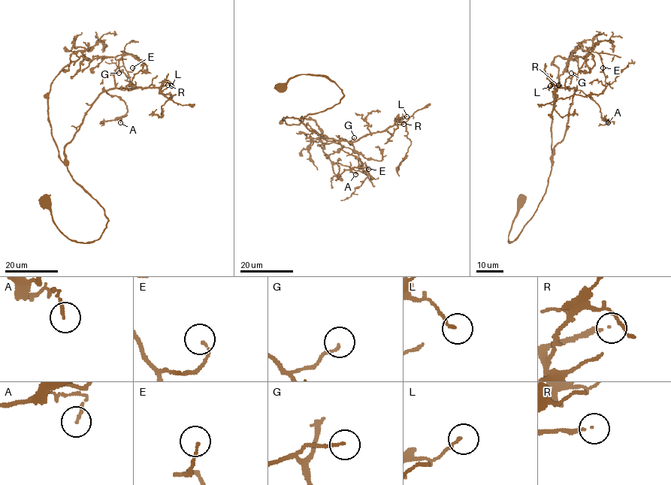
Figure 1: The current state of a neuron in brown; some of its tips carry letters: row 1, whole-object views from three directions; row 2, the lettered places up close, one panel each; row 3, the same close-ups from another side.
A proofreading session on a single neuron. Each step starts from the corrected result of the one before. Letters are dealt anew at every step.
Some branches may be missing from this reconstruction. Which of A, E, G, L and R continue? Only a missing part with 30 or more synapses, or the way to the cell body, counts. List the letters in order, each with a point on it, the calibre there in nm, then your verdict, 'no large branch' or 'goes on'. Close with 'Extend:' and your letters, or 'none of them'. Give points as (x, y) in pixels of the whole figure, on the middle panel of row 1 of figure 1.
A: at (355, 174); 110 nm thick; no large branch
E: at (368, 169); 110 nm thick; no large branch
G: at (354, 137); 110 nm thick; no large branch
L: at (406, 116); 100 nm thick; no large branch
R: at (403, 124); 60 nm thick; goes on
Extend: R

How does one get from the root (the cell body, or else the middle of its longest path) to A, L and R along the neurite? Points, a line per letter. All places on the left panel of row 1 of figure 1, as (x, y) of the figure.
A: (45, 201), (69, 239), (101, 236), (104, 210), (73, 179), (64, 147), (104, 90), (127, 106), (120, 122)
L: (45, 201), (69, 239), (98, 239), (108, 219), (73, 179), (64, 147), (102, 92), (171, 85)
R: (45, 201), (55, 224), (69, 239), (98, 239), (108, 219), (73, 179), (64, 147), (102, 92), (167, 85)

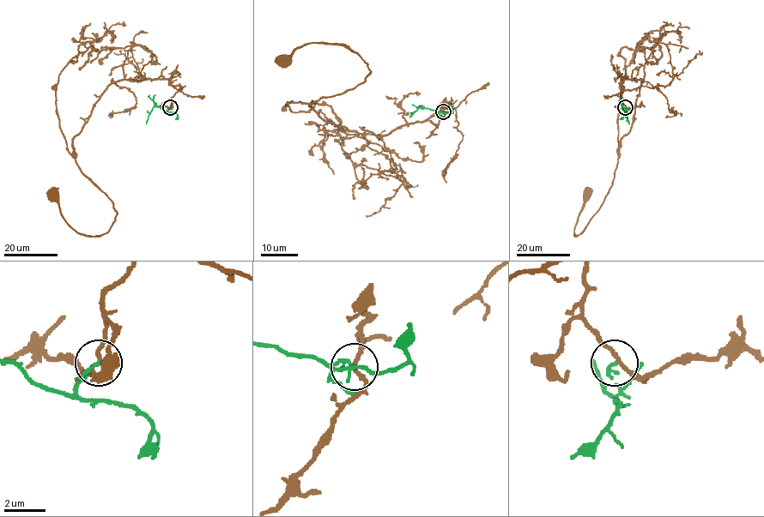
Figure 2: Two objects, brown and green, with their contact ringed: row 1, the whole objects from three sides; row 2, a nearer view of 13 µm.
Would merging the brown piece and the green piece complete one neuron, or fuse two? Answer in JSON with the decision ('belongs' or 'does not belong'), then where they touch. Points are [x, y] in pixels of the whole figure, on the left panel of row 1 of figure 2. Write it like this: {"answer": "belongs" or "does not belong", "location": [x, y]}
{"answer": "does not belong", "location": [170, 107]}

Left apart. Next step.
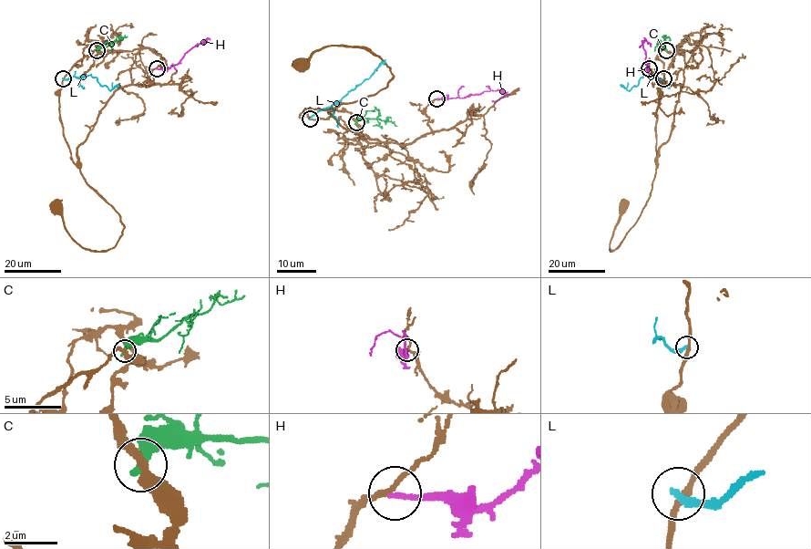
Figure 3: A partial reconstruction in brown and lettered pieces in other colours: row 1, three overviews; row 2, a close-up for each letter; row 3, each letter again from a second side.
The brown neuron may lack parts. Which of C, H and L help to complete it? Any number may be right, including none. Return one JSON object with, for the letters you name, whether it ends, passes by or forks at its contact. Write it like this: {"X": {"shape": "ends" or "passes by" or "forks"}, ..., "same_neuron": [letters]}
{"H": {"shape": "ends"}, "same_neuron": ["H"]}

